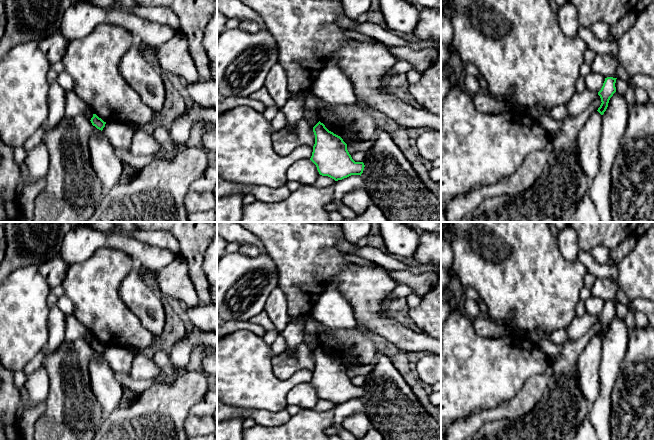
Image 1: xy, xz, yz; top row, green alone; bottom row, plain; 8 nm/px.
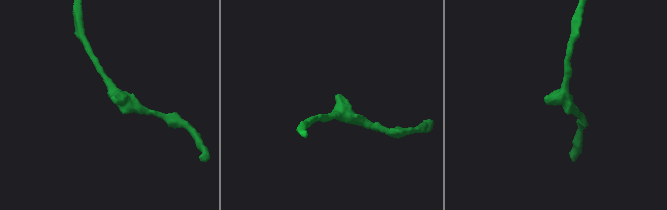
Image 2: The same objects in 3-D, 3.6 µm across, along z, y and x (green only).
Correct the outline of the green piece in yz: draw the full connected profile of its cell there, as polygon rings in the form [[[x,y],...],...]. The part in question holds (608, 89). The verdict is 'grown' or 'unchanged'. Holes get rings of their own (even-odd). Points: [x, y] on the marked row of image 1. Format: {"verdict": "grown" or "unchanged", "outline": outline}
{"verdict": "unchanged", "outline": [[[613,77],[605,78],[603,86],[601,90],[598,92],[598,95],[600,96],[602,103],[597,111],[601,115],[603,115],[604,112],[606,111],[610,98],[616,92],[616,87],[615,87],[616,79],[617,78],[613,78]]]}

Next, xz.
{"verdict": "unchanged", "outline": [[[320,121],[313,127],[315,144],[310,160],[316,165],[320,175],[335,181],[351,175],[360,175],[364,170],[363,162],[355,162],[347,150],[343,139],[329,131]]]}

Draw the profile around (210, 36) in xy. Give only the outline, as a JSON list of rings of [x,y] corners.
[[[217,9],[205,28],[203,47],[211,64],[212,79],[217,81]]]

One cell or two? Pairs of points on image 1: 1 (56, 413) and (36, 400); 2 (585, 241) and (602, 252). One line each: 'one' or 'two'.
1: two
2: two

